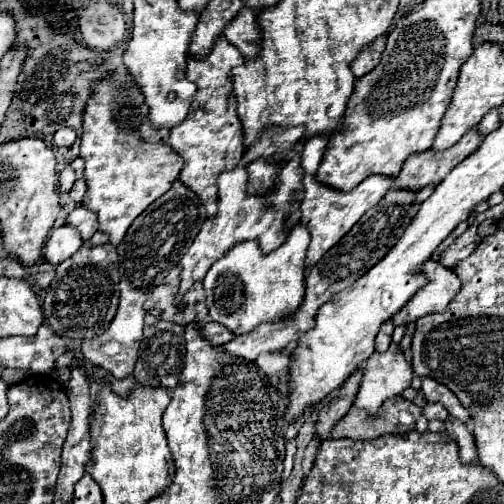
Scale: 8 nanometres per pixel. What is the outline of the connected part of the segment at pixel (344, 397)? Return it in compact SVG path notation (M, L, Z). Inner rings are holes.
M356 372L352 374L340 388L338 396L332 398L326 406L320 408L318 412L318 422L316 422L316 436L320 442L328 440L330 438L330 432L332 428L348 414L350 406L352 406L352 400L358 392L358 386L360 386L360 380L362 380L362 374Z

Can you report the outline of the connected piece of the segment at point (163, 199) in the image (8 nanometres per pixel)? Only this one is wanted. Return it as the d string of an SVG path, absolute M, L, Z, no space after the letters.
M176 180L166 194L162 194L152 206L148 206L128 228L122 244L118 244L120 256L120 304L116 316L108 330L100 336L82 342L82 354L88 362L102 366L114 378L126 378L132 374L138 348L142 344L142 326L144 326L144 302L150 292L164 280L164 276L180 262L184 252L190 248L200 226L206 220L206 210L200 204L198 196Z

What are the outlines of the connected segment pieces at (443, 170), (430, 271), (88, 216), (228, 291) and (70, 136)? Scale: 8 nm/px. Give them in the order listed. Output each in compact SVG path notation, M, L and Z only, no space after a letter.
M472 128L472 132L468 132L464 138L460 138L452 148L448 148L448 152L420 152L420 154L412 154L400 174L394 178L396 186L402 190L422 190L426 186L436 186L440 180L444 180L444 176L450 172L452 166L456 166L460 160L464 160L464 156L468 156L468 152L472 152L472 148L476 148L476 144L480 144L484 136L478 134L476 128Z
M430 260L430 264L424 264L422 272L430 278L428 288L422 288L420 294L412 296L412 300L408 300L408 304L396 316L392 316L394 326L406 326L422 316L446 312L448 304L462 288L462 282L454 270L444 268L438 262Z
M78 206L74 208L68 216L66 216L66 222L64 226L70 226L70 228L76 228L82 236L82 240L90 240L92 234L98 230L96 228L96 214L94 212L88 212L84 206Z
M298 224L292 228L288 238L280 248L270 254L260 252L256 242L236 244L226 252L206 274L206 306L210 310L210 320L228 328L234 336L250 334L262 322L282 320L292 316L302 300L306 290L306 250L310 244L310 232Z
M60 128L56 134L54 134L54 142L56 142L56 146L72 146L72 142L74 142L74 138L76 138L76 130L74 128Z

